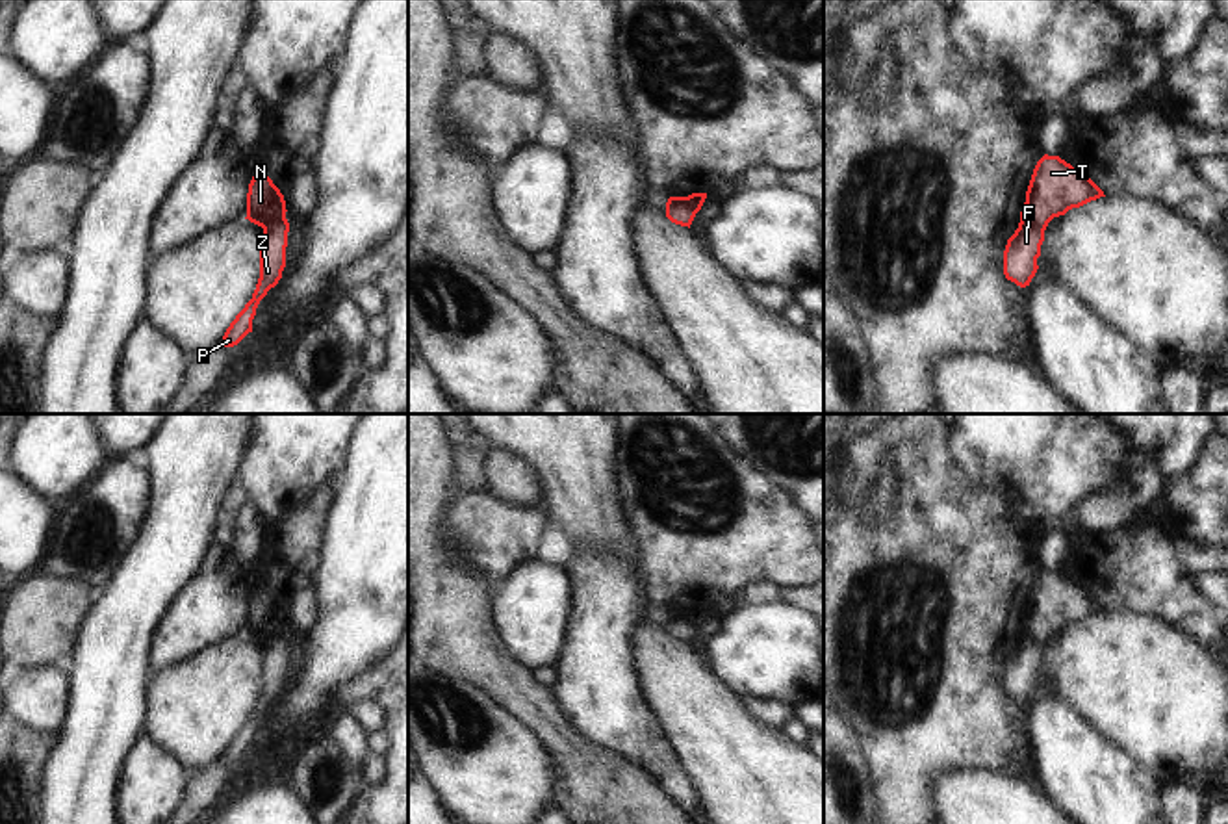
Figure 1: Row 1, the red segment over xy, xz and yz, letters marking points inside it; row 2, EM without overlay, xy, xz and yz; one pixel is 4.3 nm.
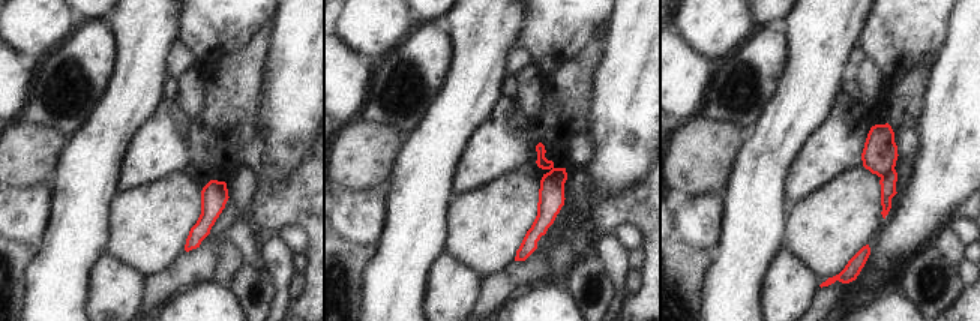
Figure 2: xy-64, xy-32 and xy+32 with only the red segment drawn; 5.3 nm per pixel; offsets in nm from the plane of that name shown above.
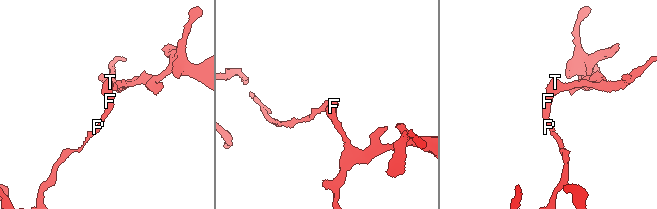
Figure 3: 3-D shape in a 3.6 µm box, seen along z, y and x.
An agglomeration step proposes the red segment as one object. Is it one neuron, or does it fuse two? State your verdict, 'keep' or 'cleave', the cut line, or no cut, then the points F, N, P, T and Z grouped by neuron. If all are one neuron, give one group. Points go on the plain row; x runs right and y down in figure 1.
cleave; cut yz (1021, 633), (1045, 643); groups F P Z / N T

